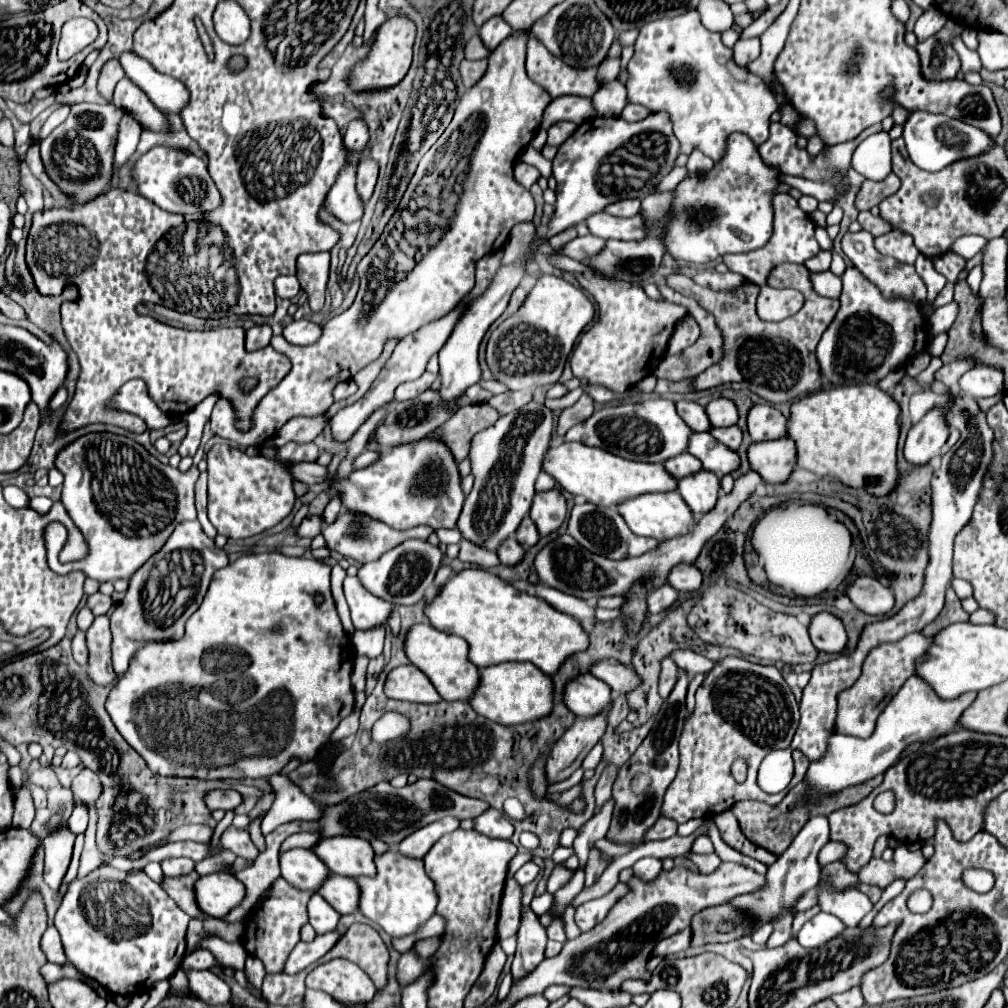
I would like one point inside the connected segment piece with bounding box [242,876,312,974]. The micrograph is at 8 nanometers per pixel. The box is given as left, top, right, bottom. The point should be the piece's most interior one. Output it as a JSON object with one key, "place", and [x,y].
{"place":[270,933]}

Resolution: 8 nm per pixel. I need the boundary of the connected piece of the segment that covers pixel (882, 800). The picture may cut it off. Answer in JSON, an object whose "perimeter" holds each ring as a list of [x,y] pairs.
{"perimeter":[[[882,792],[876,800],[874,800],[874,808],[878,812],[892,812],[894,810],[894,794],[892,792]]]}

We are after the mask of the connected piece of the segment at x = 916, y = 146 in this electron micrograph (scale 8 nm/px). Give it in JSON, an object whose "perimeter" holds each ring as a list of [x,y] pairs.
{"perimeter":[[[912,112],[904,126],[902,138],[906,140],[906,148],[912,162],[926,172],[938,172],[948,164],[954,164],[956,160],[978,156],[980,152],[988,152],[996,146],[996,140],[992,136],[986,136],[984,130],[964,124],[956,118],[948,118],[944,114],[930,114],[930,112]]]}

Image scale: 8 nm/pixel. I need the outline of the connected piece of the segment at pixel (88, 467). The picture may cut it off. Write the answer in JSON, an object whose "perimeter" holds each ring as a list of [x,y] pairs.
{"perimeter":[[[86,434],[66,446],[58,458],[56,458],[56,468],[64,476],[64,490],[62,490],[62,504],[66,506],[72,522],[80,528],[86,544],[88,544],[88,554],[82,560],[76,562],[61,563],[59,561],[60,550],[66,542],[68,536],[67,529],[58,522],[49,524],[44,533],[45,546],[47,550],[47,562],[56,574],[66,574],[66,572],[84,572],[88,578],[94,578],[98,582],[114,582],[118,578],[130,580],[130,576],[152,556],[156,554],[176,524],[184,520],[196,520],[196,508],[194,508],[194,484],[200,476],[198,468],[192,466],[188,472],[180,472],[178,468],[164,466],[160,464],[154,456],[148,454],[144,446],[138,442],[126,438],[126,436],[116,436],[116,434]]]}

